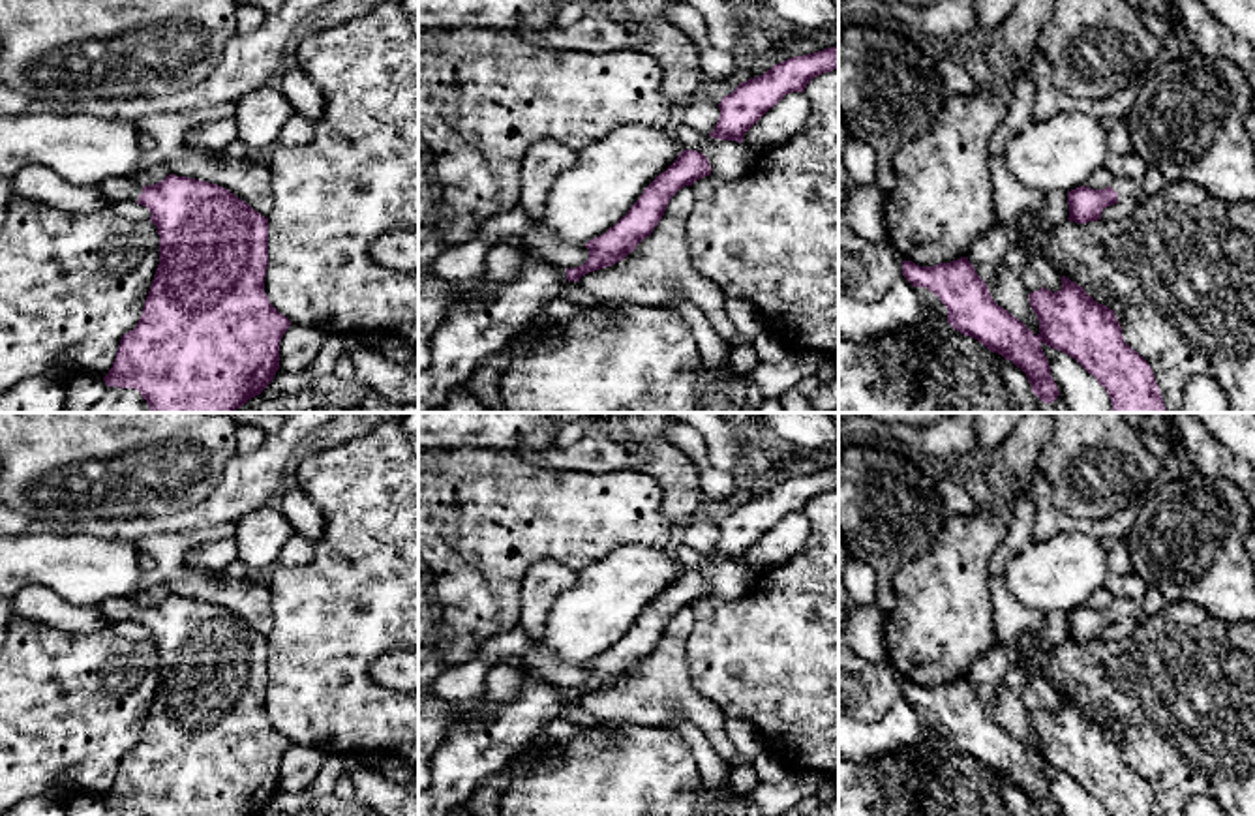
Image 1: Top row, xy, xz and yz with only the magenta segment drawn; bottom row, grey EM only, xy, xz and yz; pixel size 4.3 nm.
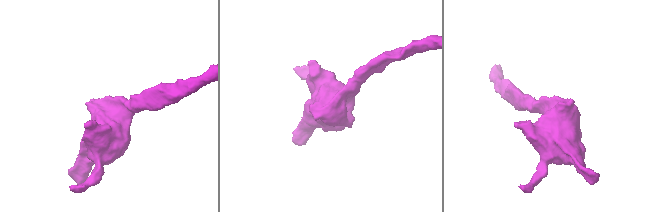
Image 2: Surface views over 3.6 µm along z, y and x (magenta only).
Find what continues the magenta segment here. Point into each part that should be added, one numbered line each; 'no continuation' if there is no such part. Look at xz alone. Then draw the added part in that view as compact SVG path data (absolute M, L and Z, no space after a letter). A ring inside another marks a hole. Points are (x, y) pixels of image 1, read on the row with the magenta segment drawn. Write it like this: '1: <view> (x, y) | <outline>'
1: xz (466, 336) | M535 253L516 281L499 291L490 302L476 310L456 308L433 332L430 340L431 362L418 373L418 413L441 407L452 386L467 383L478 364L505 349L550 300L557 298L567 283L567 268L548 263Z

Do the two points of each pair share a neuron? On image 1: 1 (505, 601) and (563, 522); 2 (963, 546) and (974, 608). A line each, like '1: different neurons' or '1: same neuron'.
1: same neuron
2: same neuron

